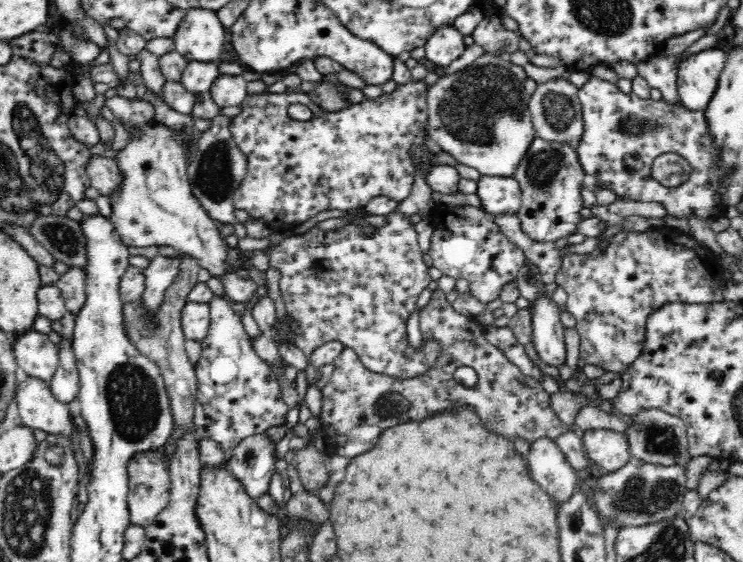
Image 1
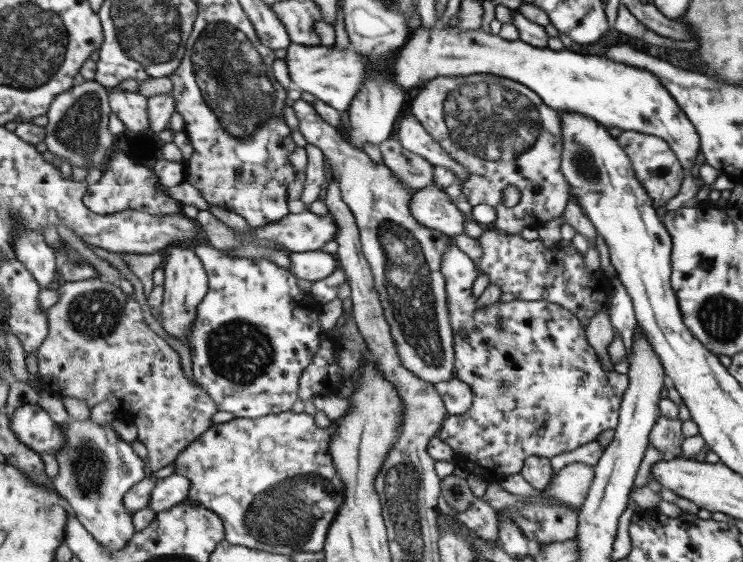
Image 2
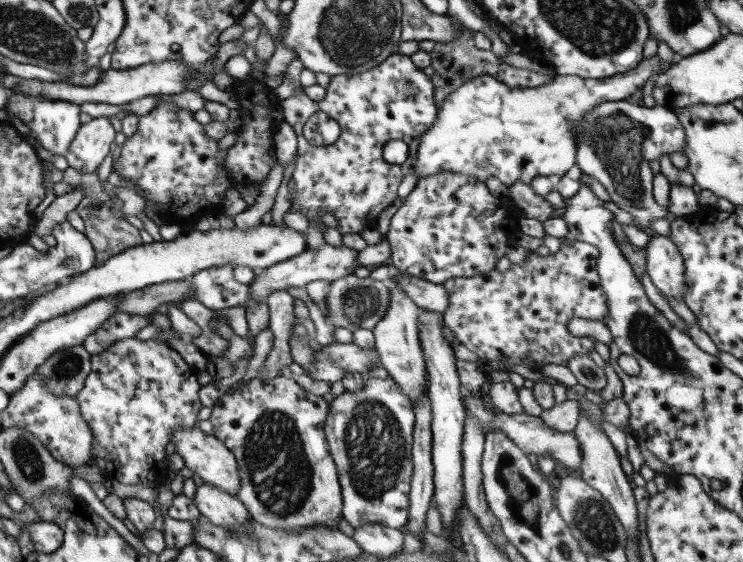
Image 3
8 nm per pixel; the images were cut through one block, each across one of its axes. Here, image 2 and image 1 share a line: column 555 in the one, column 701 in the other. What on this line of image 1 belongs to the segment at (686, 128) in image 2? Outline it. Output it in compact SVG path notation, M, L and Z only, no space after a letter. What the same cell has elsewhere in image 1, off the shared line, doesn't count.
M715 48L702 50L680 61L677 92L684 109L703 112L708 107L726 62L726 52Z

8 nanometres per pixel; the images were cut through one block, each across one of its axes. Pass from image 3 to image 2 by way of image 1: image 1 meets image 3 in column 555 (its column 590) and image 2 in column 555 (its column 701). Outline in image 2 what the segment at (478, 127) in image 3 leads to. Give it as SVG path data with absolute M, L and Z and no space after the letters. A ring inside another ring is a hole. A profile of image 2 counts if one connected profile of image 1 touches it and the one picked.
M481 74L481 75L468 75L468 76L455 76L455 77L436 77L435 79L425 82L417 91L411 102L411 113L418 121L419 124L431 135L431 138L439 144L439 146L455 160L465 171L468 173L467 179L460 184L460 190L467 199L467 202L473 207L477 204L487 204L492 206L495 211L495 219L489 226L491 230L497 233L519 235L521 230L525 227L540 227L548 220L562 216L562 212L570 199L569 196L569 183L565 181L563 174L560 172L561 163L561 125L559 125L559 113L551 108L548 108L542 101L532 92L530 88L519 84L518 82L505 79L499 76ZM505 186L513 186L519 192L519 201L513 207L504 207L501 198L503 194L501 190Z

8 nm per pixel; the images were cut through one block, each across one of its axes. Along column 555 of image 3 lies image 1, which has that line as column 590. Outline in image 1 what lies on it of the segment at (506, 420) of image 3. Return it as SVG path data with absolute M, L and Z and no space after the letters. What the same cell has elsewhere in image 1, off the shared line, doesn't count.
M588 430L579 435L585 456L596 469L609 473L622 468L632 458L624 431Z

